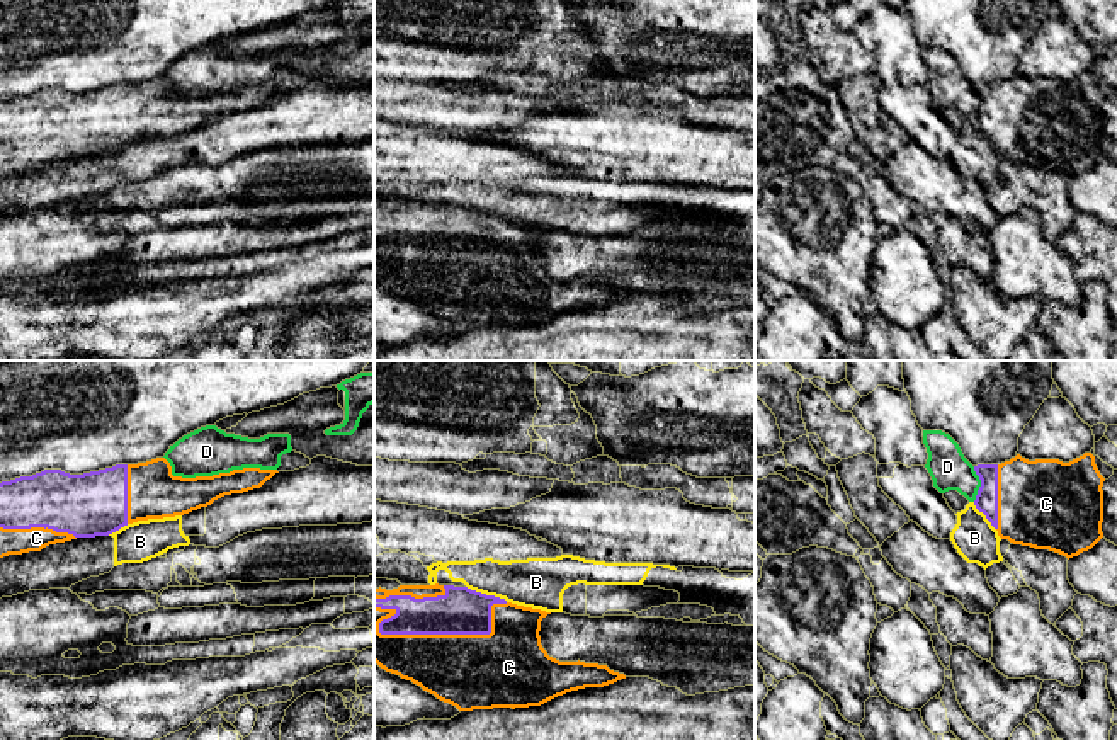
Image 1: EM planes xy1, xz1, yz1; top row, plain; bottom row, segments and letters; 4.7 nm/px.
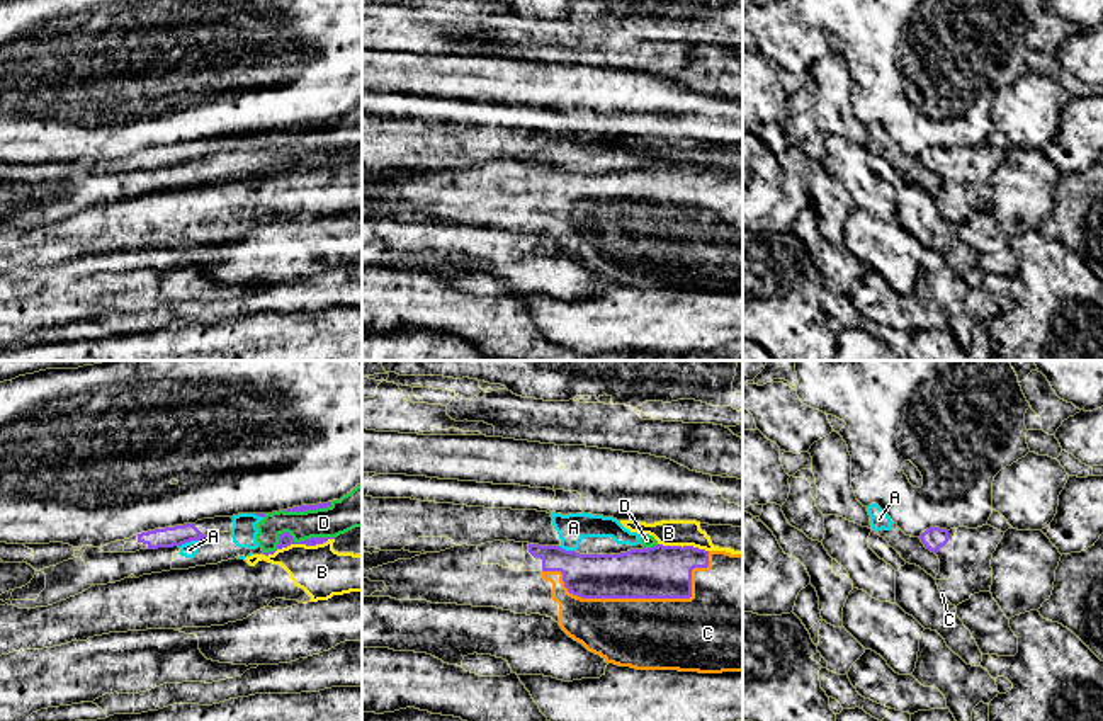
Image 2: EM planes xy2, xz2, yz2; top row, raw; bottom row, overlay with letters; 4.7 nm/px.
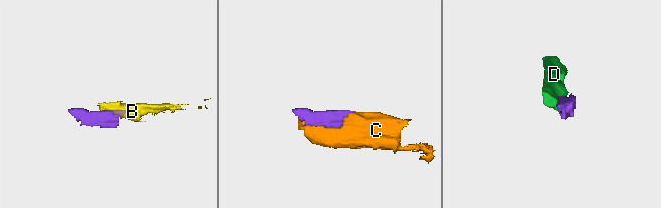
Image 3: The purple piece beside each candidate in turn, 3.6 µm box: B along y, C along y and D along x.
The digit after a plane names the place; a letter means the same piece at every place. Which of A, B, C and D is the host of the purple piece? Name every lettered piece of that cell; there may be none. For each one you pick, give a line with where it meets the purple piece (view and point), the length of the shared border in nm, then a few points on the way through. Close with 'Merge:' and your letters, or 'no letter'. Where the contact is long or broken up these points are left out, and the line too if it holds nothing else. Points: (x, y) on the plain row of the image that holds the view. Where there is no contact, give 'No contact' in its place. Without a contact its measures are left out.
C: Touches purple at xz2 (638, 216). Shared border 800 nm
Merge: C

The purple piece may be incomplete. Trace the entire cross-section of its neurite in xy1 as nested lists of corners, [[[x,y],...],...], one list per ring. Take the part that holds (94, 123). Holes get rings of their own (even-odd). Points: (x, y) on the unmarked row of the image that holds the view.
[[[165,77],[138,83],[70,94],[61,88],[44,88],[0,102],[0,177],[41,170],[56,162],[77,157],[109,155],[121,146],[148,138],[184,134],[214,119],[260,107],[277,88],[243,87],[213,95],[182,97],[172,94]]]

